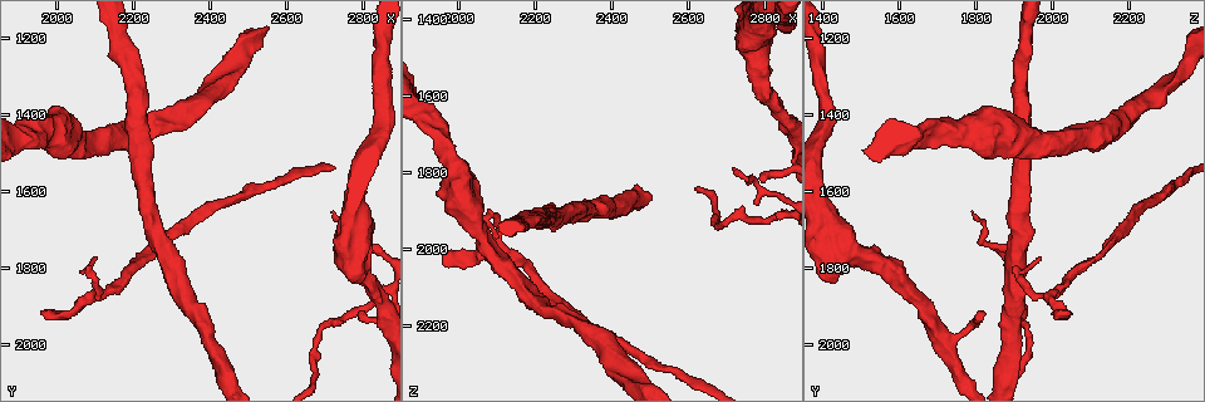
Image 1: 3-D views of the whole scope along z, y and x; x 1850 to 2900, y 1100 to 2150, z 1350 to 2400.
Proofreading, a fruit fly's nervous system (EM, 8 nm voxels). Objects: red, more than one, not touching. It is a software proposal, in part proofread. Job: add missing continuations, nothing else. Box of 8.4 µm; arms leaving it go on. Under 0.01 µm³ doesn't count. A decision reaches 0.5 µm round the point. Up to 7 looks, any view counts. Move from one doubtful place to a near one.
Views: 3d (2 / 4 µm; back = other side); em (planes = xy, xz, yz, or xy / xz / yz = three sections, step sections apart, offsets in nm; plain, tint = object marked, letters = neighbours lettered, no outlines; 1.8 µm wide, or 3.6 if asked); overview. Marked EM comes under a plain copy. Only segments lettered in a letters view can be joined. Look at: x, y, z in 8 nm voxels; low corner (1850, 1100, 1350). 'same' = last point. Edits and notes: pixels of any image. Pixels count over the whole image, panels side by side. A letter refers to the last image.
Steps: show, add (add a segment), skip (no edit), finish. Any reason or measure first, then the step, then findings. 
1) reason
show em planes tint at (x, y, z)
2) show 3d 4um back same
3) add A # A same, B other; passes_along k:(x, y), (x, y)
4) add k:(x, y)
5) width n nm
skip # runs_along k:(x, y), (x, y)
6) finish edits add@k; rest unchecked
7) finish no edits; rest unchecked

branch stops here
show 3d 4um at (2815, 1815, 1435)

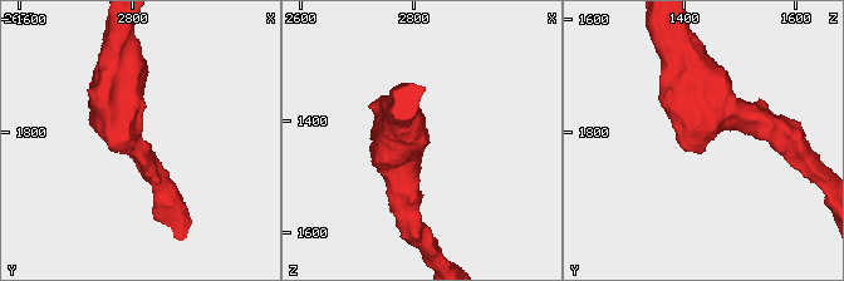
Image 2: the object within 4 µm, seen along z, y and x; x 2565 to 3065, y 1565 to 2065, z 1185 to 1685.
now the EM
show em 3.6um yz step 8 letters at (2805, 1820, 1425)

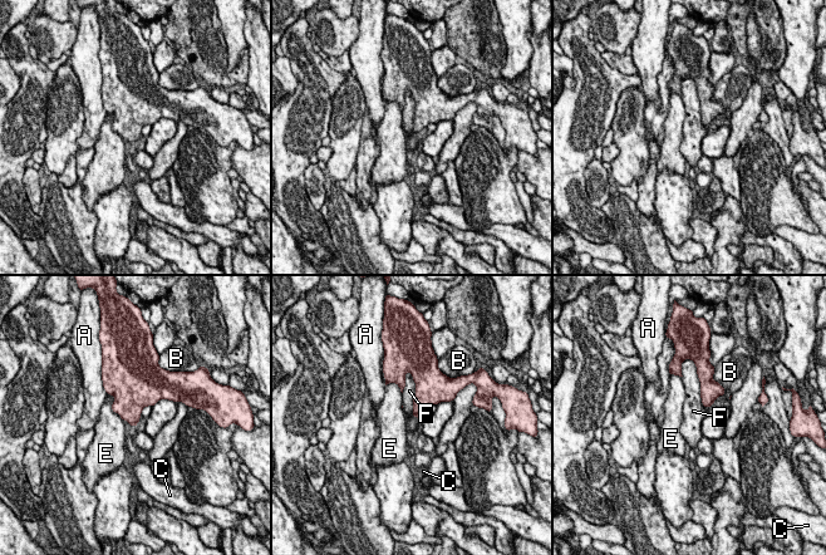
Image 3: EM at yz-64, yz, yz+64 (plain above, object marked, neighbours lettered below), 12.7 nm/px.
show em 3.6um planes letters same

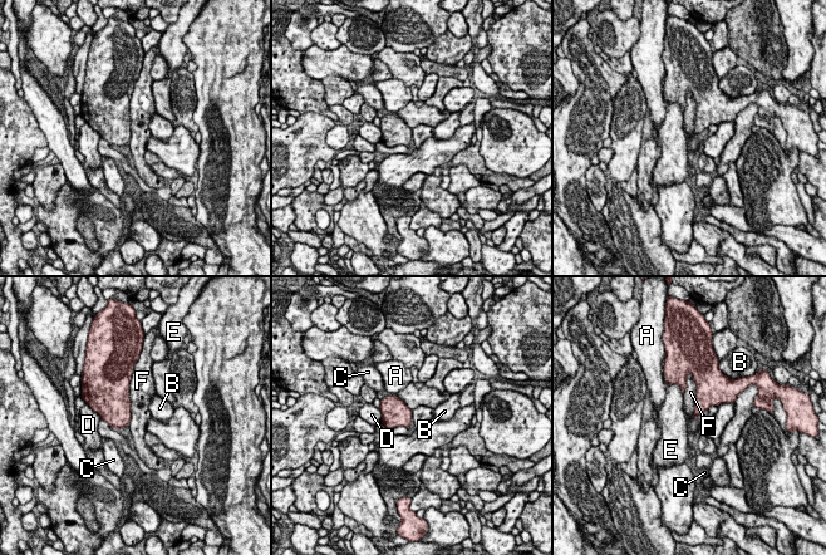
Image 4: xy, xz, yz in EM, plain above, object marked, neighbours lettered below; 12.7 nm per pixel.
skip # A other, B other, C other, D other, E other, F other; none of them fits

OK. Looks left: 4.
show 3d 2um at (2100, 1775, 1970)

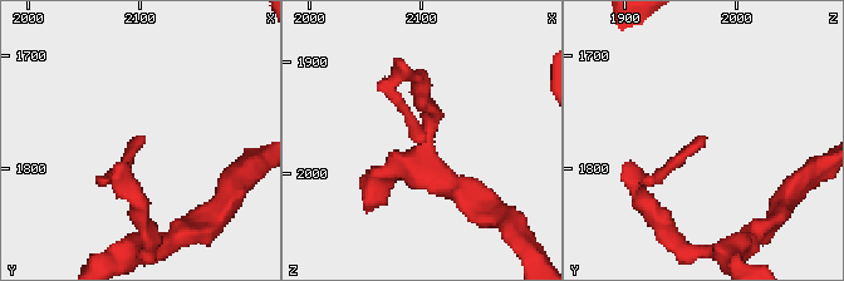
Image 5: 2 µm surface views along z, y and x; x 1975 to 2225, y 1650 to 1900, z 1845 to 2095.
show em 3.6um planes letters at (2098, 1768, 1964)

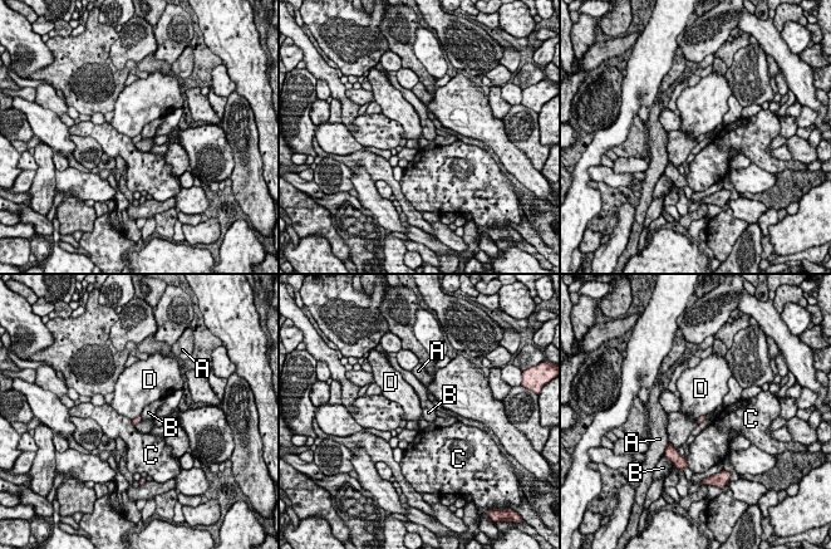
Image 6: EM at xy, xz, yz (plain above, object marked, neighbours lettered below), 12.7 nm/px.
skip # A other, B other, C other, D other; border 6:(706, 416), (701, 416), (697, 420); none of them fits

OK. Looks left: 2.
free end
show em yz step 8 tint at (1975, 1915, 2045)

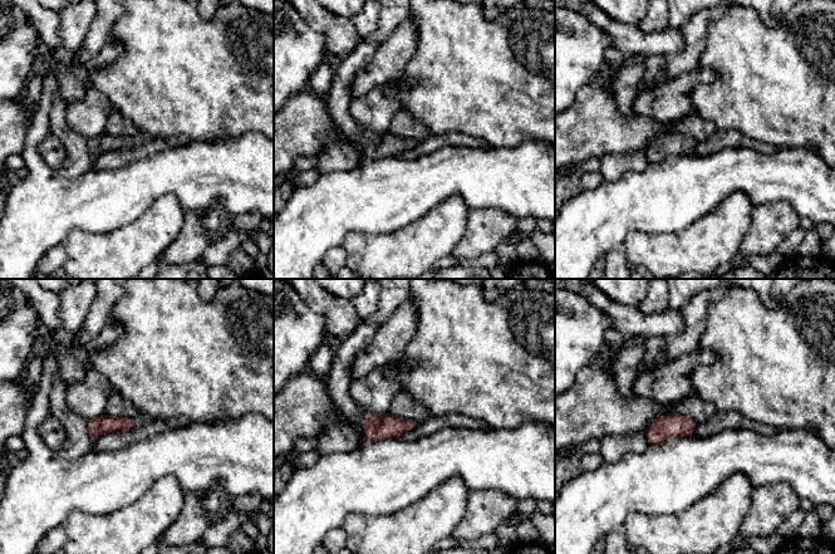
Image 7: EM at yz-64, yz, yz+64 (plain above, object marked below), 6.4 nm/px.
cut it another way
show em planes letters same

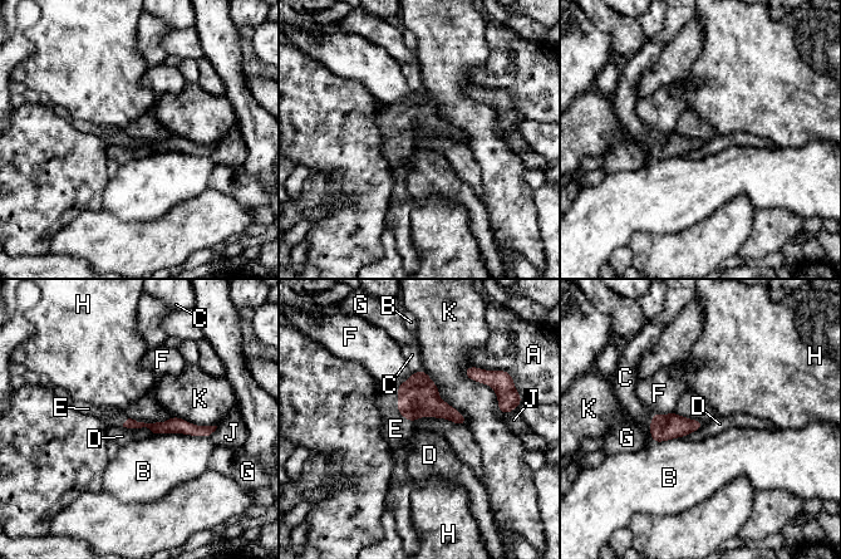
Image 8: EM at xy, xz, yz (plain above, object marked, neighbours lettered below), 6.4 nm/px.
add E # A other, B other, C other, D other, E same, F other, G other, H other, J other, K other; passes_along 8:(418, 397), (398, 406), (396, 428); the cell continues

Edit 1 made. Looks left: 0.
finish edits add@8; rest unchecked

